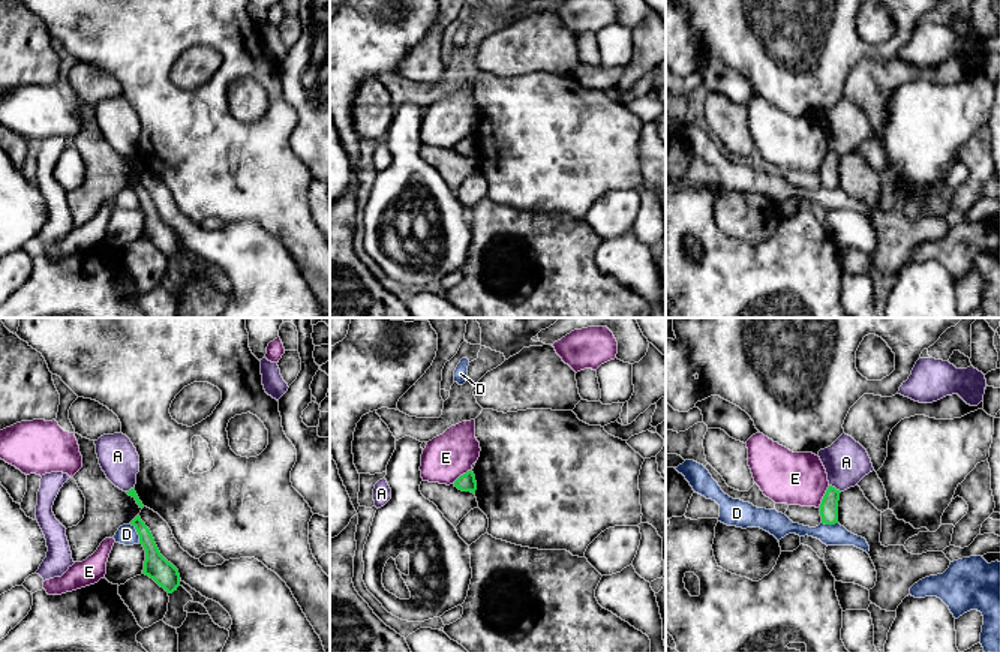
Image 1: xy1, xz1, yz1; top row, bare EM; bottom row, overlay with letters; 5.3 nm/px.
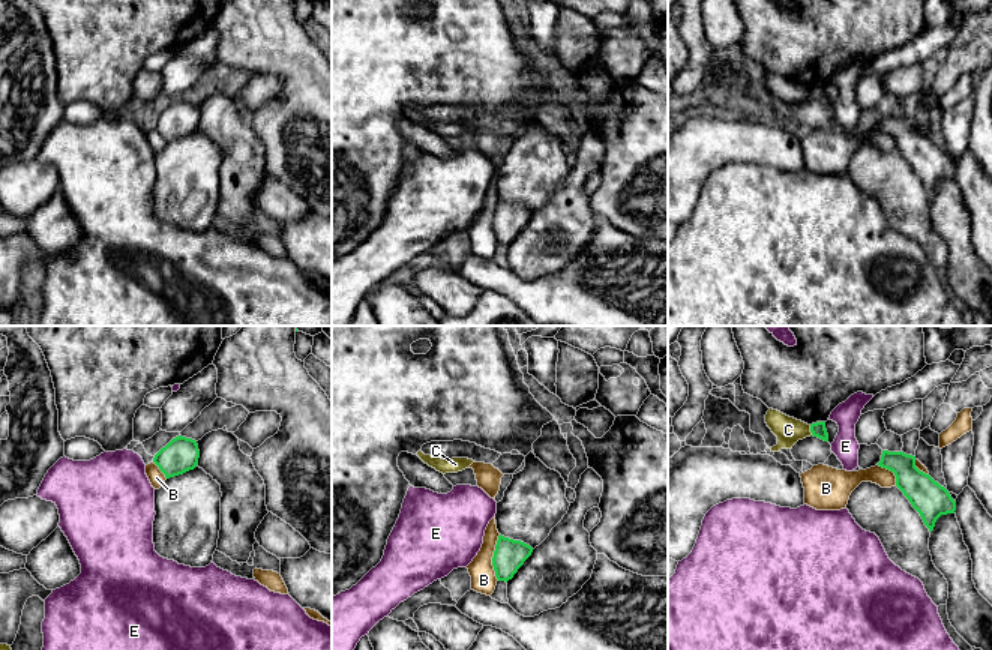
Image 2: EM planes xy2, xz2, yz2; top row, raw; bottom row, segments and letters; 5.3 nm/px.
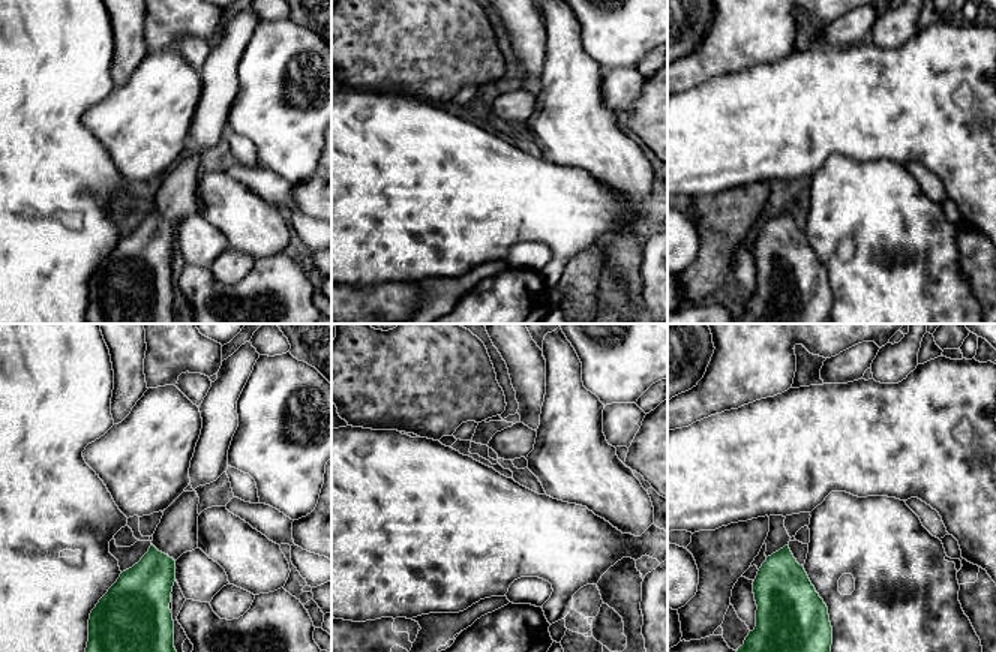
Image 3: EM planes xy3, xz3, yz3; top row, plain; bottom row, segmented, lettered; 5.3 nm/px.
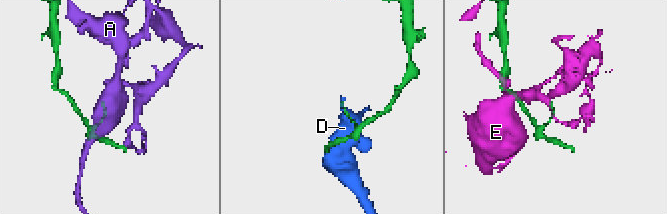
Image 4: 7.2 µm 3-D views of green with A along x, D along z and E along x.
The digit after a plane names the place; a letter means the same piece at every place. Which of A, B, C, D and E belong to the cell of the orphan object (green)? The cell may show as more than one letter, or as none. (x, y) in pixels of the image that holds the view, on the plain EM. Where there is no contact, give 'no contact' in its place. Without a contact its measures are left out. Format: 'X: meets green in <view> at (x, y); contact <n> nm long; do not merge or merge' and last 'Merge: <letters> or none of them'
A: meets green in yz1 at (834, 152); contact 80 nm long; do not merge
B: meets green in xz2 at (492, 221); contact 240 nm long; do not merge
C: meets green in yz2 at (811, 93); contact 60 nm long; do not merge
D: meets green in xy1 at (138, 198); contact 120 nm long; do not merge
E: meets green in yz1 at (823, 161); contact 140 nm long; do not merge
Merge: none of them

